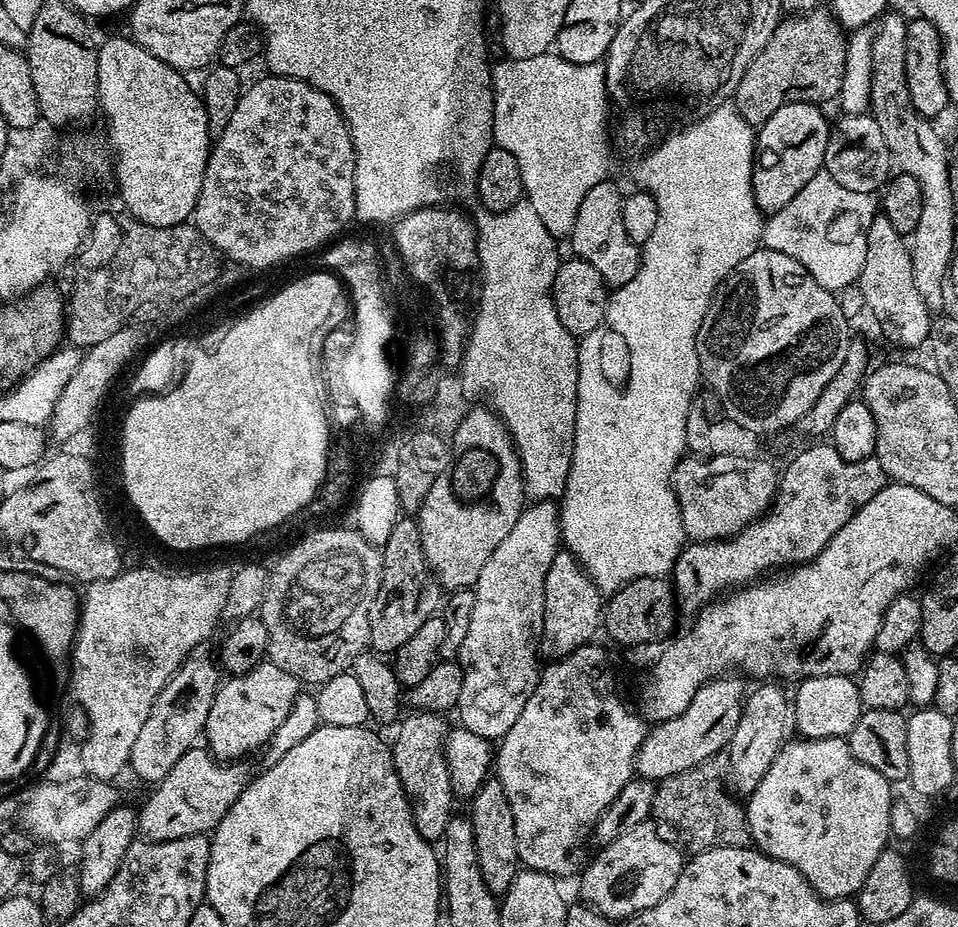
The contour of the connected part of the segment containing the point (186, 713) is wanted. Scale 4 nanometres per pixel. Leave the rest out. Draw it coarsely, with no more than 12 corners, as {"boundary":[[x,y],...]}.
{"boundary":[[203,643],[162,686],[130,750],[159,782],[201,739],[222,672]]}

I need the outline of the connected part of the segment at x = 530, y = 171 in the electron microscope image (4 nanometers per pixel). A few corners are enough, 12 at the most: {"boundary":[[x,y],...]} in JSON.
{"boundary":[[603,63],[492,69],[492,139],[527,204],[571,233],[609,179]]}

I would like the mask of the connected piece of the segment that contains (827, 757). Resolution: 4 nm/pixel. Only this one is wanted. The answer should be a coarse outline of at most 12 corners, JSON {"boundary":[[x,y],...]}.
{"boundary":[[792,738],[750,840],[825,900],[889,847],[893,785],[847,739]]}

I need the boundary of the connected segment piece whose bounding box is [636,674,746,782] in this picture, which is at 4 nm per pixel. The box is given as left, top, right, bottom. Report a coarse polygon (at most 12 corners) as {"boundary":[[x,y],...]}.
{"boundary":[[736,674],[649,727],[636,772],[659,782],[721,755],[742,718]]}

